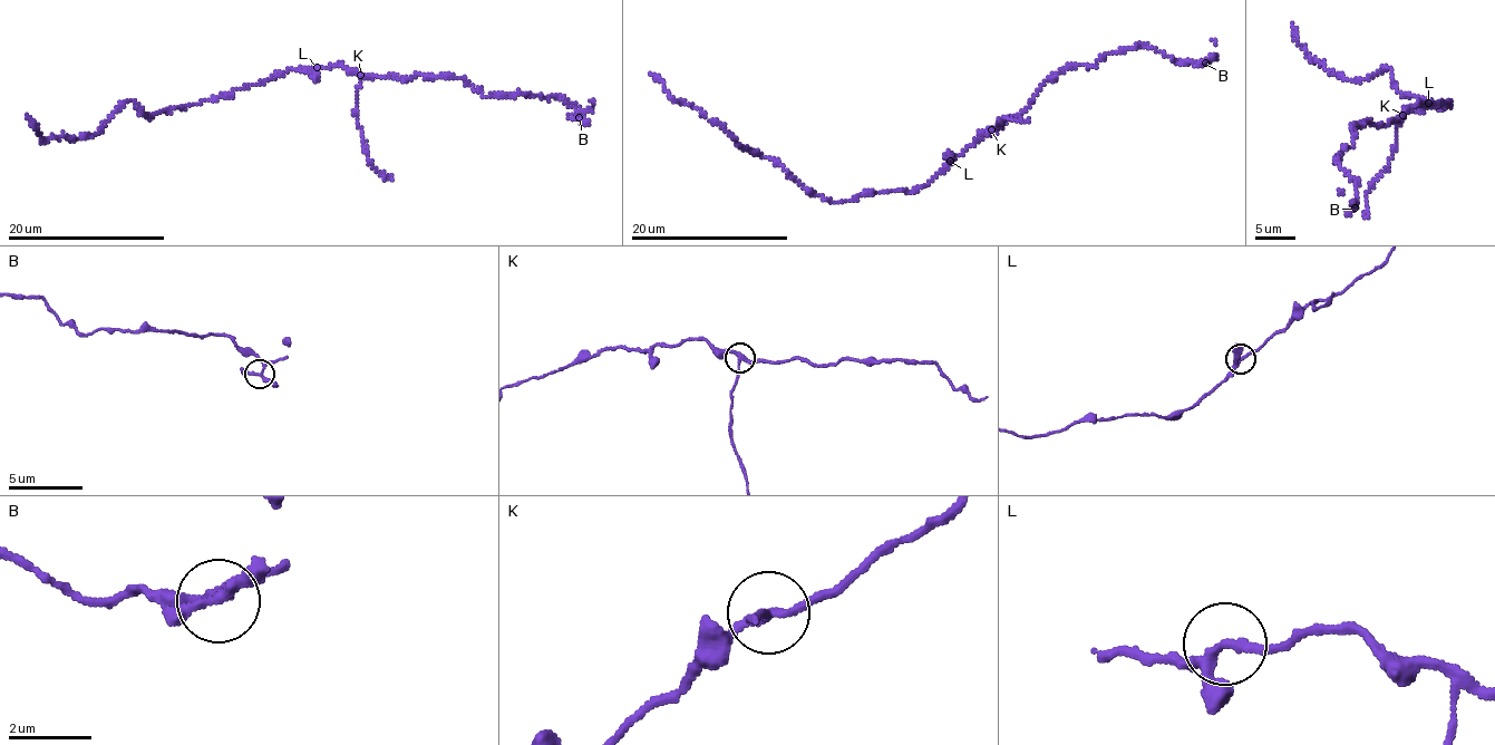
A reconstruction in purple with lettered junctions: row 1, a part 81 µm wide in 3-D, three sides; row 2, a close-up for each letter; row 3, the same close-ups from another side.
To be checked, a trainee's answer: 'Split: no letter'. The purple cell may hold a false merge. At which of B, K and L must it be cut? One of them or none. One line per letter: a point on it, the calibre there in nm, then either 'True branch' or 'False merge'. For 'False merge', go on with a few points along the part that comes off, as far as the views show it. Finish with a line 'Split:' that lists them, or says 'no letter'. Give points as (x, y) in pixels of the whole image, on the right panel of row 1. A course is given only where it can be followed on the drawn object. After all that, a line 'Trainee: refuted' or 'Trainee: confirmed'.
B: Place: (1355, 207). Thickness 190 nm. True branch
K: Place: (1403, 115). Thickness 180 nm. False merge. Course of the part to remove: (1401, 115), (1391, 160), (1367, 195), (1369, 214), (1366, 218)
L: Place: (1428, 103). Thickness 190 nm. True branch
Split: K
Trainee: refuted

